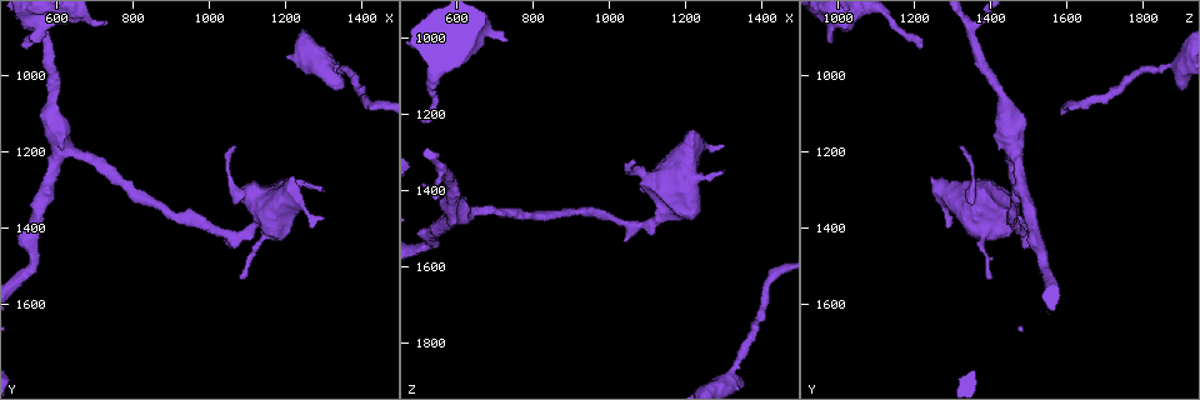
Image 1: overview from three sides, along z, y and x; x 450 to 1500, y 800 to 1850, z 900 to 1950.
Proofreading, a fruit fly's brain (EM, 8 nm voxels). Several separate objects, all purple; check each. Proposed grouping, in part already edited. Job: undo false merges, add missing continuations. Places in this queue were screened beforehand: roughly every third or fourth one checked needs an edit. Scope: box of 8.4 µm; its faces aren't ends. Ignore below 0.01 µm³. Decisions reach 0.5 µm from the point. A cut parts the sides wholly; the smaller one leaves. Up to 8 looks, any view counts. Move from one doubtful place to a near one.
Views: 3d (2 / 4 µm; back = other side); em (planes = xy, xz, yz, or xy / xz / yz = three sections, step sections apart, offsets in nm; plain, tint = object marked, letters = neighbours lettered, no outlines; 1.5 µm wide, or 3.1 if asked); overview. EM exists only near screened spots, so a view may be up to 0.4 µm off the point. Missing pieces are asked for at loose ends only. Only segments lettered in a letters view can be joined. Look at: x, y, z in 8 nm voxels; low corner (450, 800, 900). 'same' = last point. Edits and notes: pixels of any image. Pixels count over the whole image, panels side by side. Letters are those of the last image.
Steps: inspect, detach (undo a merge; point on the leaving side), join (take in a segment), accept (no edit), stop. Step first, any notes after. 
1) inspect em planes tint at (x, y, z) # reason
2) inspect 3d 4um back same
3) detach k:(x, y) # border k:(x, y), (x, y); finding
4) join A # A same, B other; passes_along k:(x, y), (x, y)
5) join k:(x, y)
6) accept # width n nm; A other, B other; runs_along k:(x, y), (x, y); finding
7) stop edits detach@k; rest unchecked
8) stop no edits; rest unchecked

inspect 3d 4um back at (1095, 1540, 1400) # branch stops here

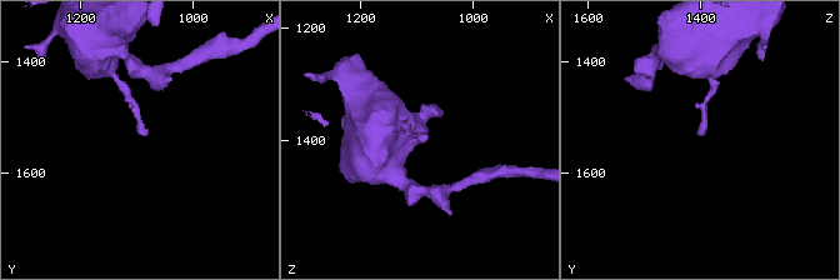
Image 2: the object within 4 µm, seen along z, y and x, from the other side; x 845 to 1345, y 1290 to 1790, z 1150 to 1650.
inspect em planes letters at (1090, 1540, 1400)

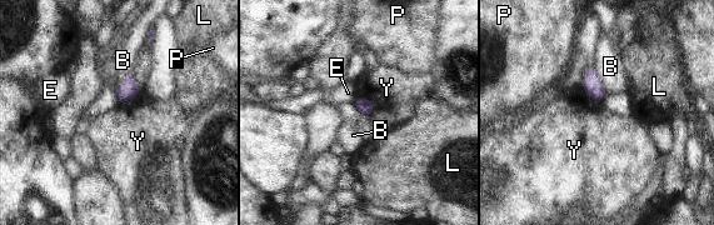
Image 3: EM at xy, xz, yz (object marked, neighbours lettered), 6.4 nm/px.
accept # B other, E other, L other, P other, Y other; no lettered segment goes on from it

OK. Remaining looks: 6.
inspect em planes letters at (555, 870, 1350)

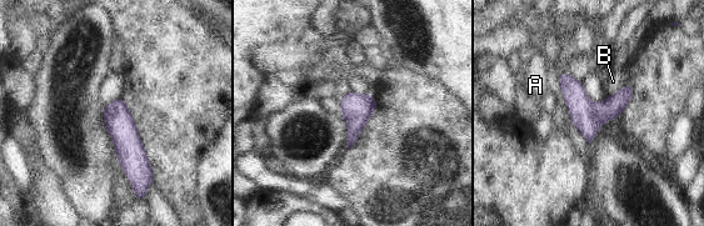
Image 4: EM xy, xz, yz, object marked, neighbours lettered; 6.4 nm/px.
accept # A other, B other; border 4:(628, 84), (608, 98); continuous, no second neuron

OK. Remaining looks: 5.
inspect 3d 2um at (1315, 965, 1880) # thick turns thin

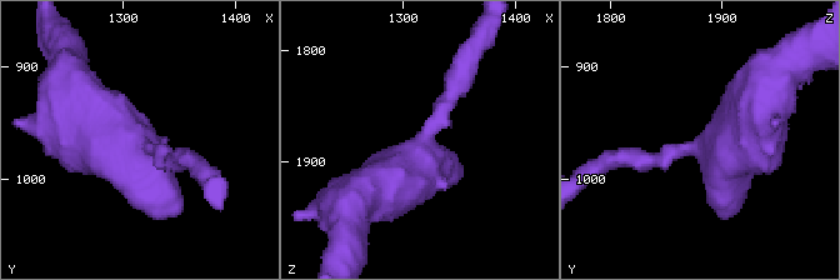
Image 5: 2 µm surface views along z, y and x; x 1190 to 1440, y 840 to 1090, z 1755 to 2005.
inspect em planes tint at (1318, 972, 1888)

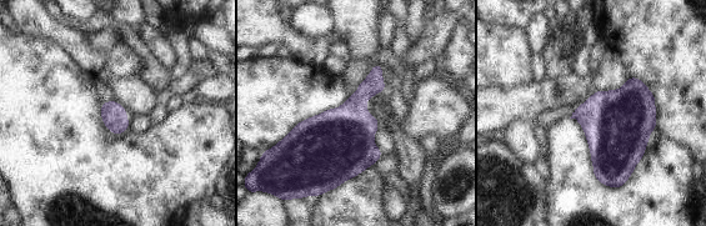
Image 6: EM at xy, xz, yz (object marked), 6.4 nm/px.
inspect em planes letters same

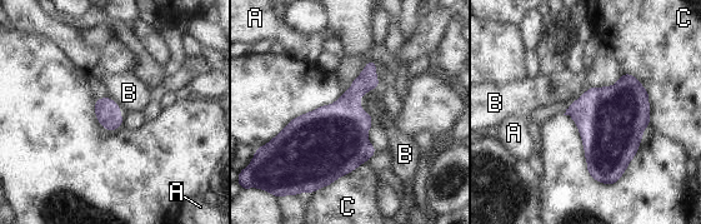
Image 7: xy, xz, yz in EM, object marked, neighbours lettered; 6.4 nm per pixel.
accept # A other, B other, C other; border 7:(377, 86), (360, 96), (372, 124); continuous, no second neuron

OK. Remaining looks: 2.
stop no edits; rest unchecked

